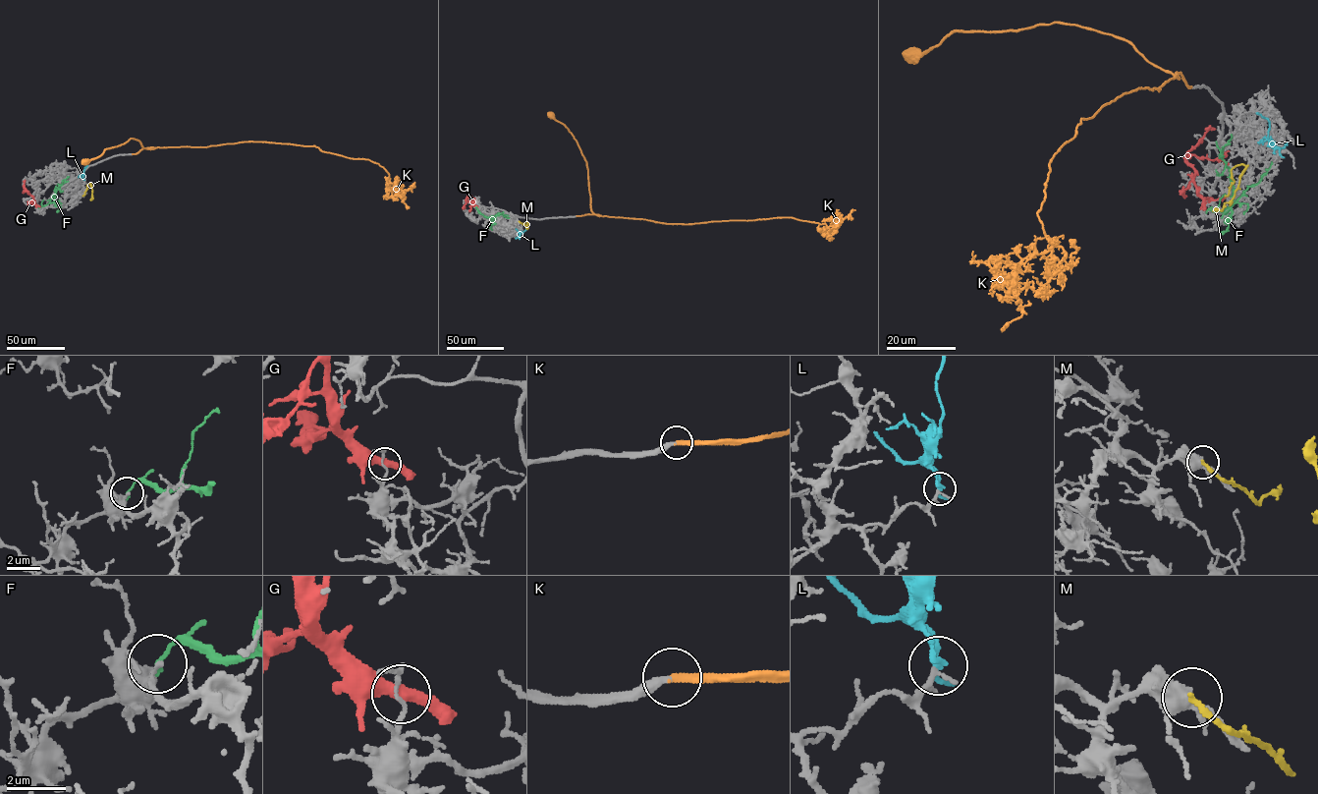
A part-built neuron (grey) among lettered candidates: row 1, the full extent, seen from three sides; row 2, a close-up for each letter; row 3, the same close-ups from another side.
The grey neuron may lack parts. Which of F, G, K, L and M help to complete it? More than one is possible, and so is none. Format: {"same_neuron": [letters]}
{"same_neuron": ["K", "L"]}

